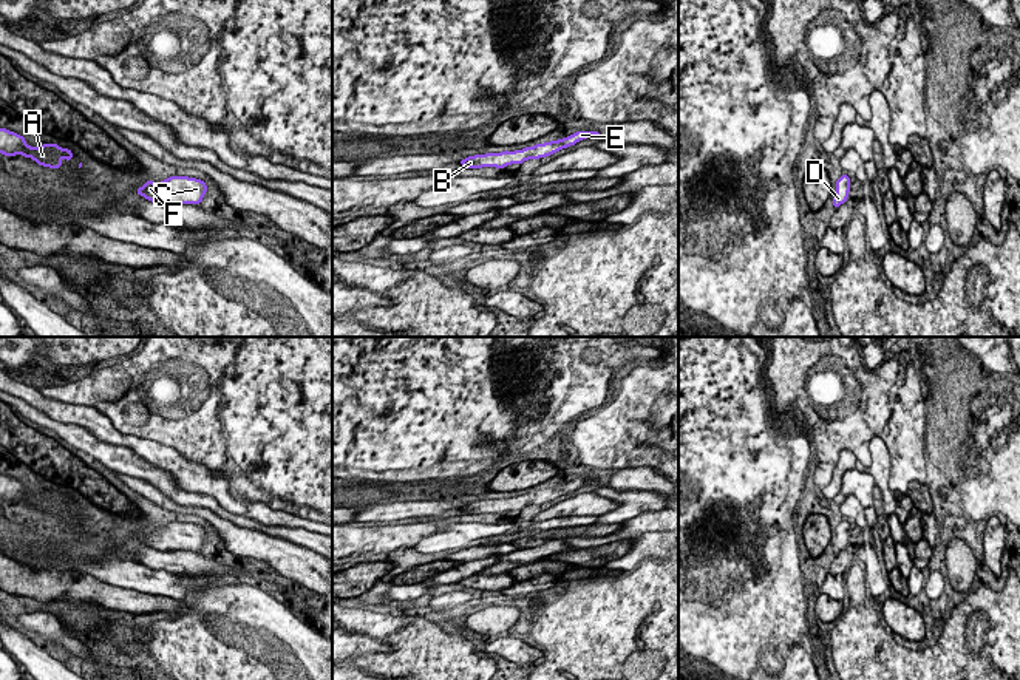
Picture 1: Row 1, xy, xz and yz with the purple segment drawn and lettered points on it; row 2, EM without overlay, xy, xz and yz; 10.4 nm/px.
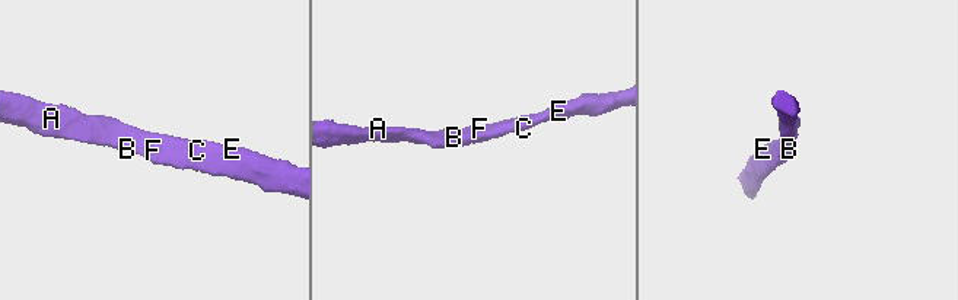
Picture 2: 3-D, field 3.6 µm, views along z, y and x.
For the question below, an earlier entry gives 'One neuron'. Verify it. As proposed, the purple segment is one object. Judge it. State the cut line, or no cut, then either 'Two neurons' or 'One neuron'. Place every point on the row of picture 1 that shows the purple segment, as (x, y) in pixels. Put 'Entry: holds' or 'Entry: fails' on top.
Entry: holds
No split. One neuron

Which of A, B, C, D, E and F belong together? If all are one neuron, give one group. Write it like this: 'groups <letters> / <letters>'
groups A B C D E F

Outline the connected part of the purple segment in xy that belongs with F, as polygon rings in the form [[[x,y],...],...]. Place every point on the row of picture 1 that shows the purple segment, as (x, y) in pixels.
[[[170,176],[162,182],[147,181],[138,195],[156,204],[199,204],[207,192],[204,181],[189,176]]]

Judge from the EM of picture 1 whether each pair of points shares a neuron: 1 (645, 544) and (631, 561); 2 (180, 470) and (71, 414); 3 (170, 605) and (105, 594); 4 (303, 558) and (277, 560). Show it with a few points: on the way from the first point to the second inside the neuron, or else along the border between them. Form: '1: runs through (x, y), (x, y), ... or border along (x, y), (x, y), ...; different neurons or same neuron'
1: runs through (640, 549), (634, 557); same neuron
2: runs through (153, 452), (107, 433), (98, 424); same neuron
3: runs through (155, 603), (135, 603), (121, 598); same neuron
4: runs through (297, 560), (283, 560); same neuron

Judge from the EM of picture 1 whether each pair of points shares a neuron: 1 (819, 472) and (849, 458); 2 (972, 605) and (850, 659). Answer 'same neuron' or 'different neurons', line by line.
1: different neurons
2: same neuron

